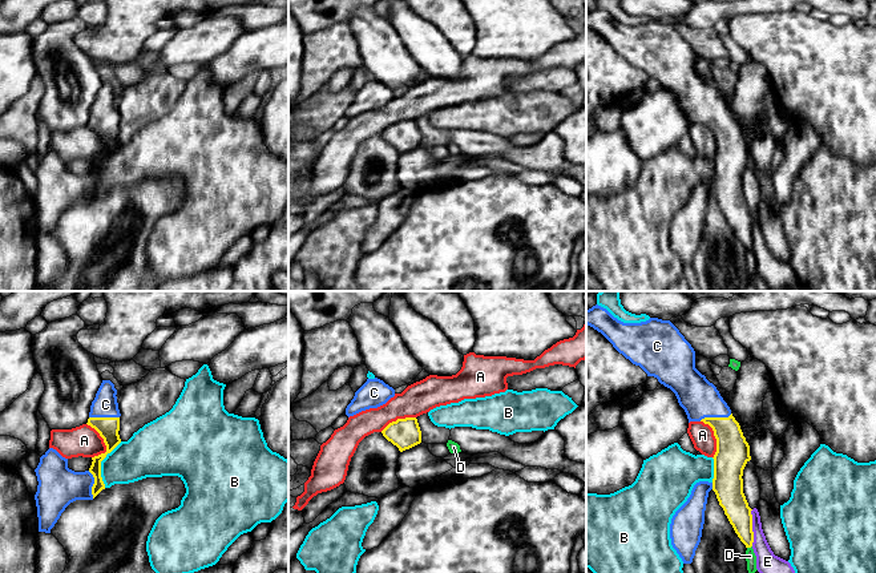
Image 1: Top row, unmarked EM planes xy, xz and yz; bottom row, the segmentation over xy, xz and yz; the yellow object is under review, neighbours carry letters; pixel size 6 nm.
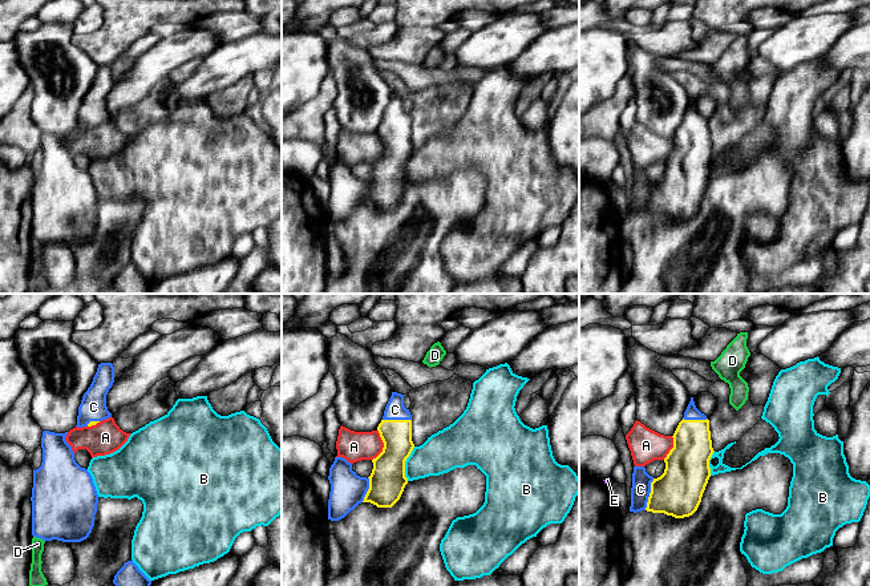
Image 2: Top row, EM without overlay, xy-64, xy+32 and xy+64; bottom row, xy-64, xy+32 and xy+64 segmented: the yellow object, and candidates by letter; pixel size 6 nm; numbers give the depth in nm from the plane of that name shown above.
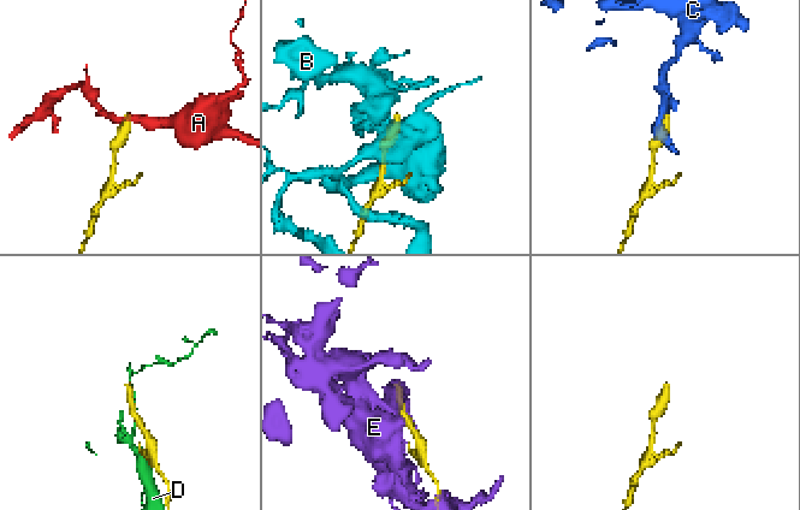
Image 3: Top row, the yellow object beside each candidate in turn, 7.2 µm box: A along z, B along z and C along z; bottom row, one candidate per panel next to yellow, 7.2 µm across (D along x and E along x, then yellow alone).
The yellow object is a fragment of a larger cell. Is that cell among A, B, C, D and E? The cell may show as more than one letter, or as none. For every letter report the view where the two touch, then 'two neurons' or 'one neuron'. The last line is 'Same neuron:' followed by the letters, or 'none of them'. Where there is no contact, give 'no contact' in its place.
A: contact in xy; two neurons
B: contact in xy; two neurons
C: contact in yz; one neuron
D: contact in yz; two neurons
E: contact in yz; two neurons
Same neuron: C

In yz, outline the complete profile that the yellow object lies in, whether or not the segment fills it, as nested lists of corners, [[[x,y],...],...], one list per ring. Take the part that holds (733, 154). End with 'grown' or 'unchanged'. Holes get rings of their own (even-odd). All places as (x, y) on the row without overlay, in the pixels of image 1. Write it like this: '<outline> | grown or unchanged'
[[[598,7],[586,12],[586,27],[601,35],[619,56],[633,66],[639,68],[647,78],[657,80],[661,86],[670,90],[675,96],[679,108],[685,112],[689,125],[703,124],[714,133],[716,141],[716,154],[712,160],[714,181],[711,185],[699,183],[694,187],[690,199],[675,214],[670,226],[671,247],[683,266],[693,265],[701,245],[705,213],[711,191],[715,194],[719,207],[723,210],[740,243],[746,250],[751,250],[754,245],[752,211],[748,209],[743,195],[742,181],[743,172],[751,162],[750,148],[716,89],[695,70],[695,53],[691,47],[670,23],[650,20],[641,25],[623,25]]] | grown

